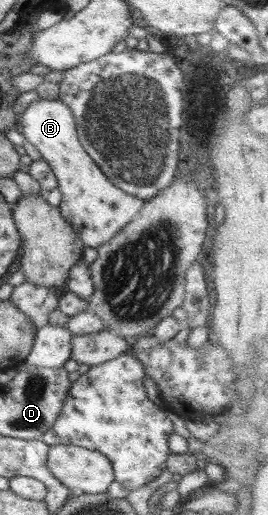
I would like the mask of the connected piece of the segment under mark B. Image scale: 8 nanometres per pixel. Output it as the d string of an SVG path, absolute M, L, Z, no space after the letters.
M58 99L32 102L19 115L18 130L51 167L62 194L58 206L61 216L76 230L86 247L99 248L140 214L144 199L134 197L115 186L79 142L71 109Z

